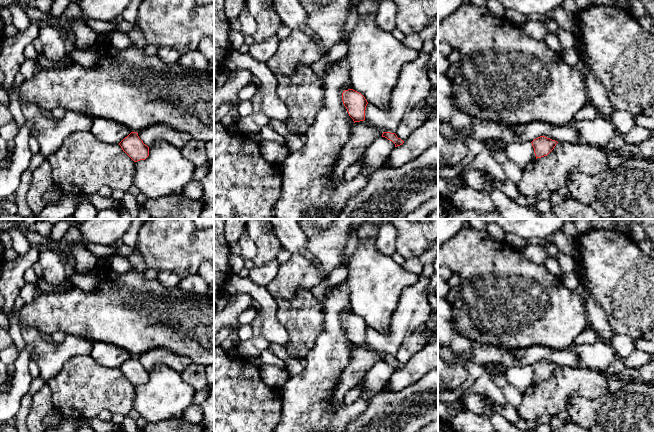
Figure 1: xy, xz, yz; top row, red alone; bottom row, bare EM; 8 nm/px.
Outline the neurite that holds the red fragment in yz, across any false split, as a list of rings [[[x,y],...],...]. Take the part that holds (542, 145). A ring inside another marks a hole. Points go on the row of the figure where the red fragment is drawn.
[[[540,136],[532,142],[512,142],[507,143],[504,154],[507,159],[523,167],[527,162],[547,156],[556,146],[558,142]]]

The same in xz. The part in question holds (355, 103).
[[[353,89],[345,90],[342,93],[342,101],[354,123],[365,120],[368,102],[361,93]]]

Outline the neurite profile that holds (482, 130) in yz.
[[[474,117],[470,129],[455,131],[459,135],[471,137],[482,142],[491,139],[505,141],[506,143],[532,142],[540,136],[545,136],[558,143],[587,144],[579,136],[573,123],[565,126],[553,126],[540,121],[532,121],[527,124],[512,126]]]

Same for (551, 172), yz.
[[[557,143],[547,156],[535,160],[530,171],[523,171],[517,188],[519,193],[526,197],[532,197],[543,190],[556,192],[566,186],[568,177],[573,171],[596,175],[607,168],[607,162],[608,154],[600,145]]]

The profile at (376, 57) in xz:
[[[376,13],[361,17],[348,41],[347,58],[352,89],[361,93],[368,103],[386,109],[403,65],[416,59],[418,55],[418,51],[405,46],[391,32],[379,28]]]

